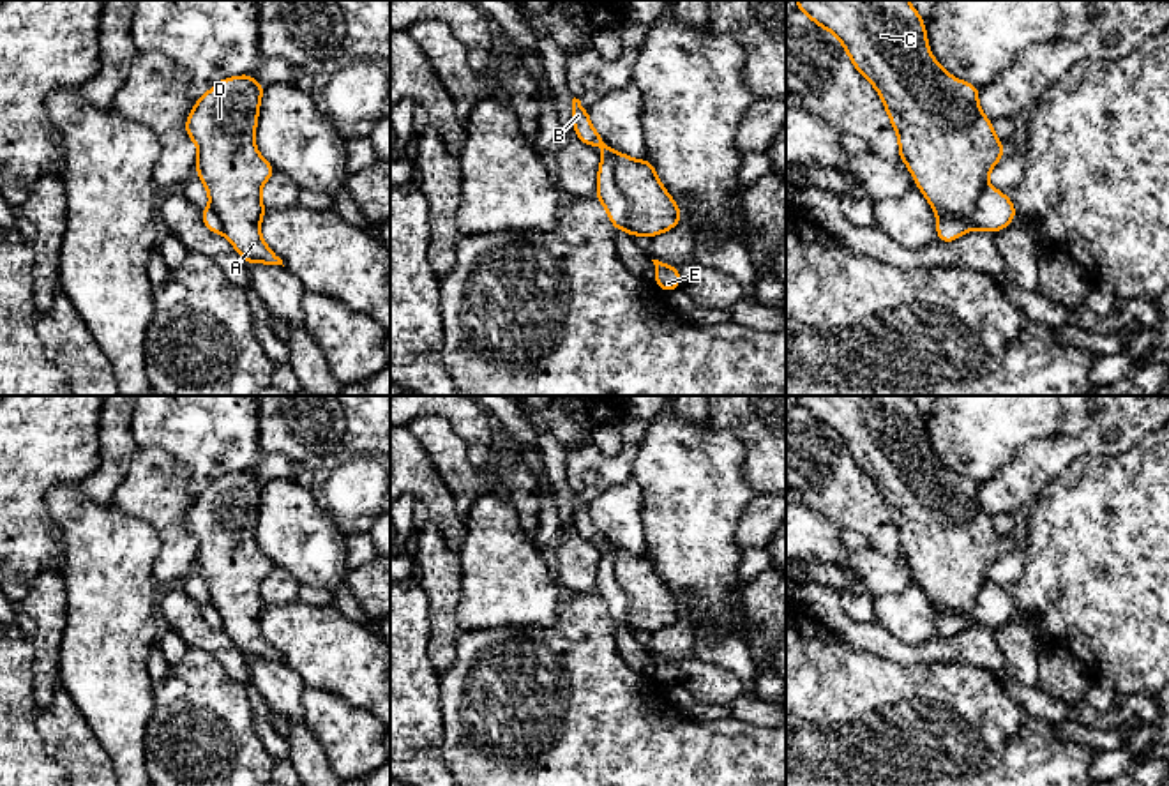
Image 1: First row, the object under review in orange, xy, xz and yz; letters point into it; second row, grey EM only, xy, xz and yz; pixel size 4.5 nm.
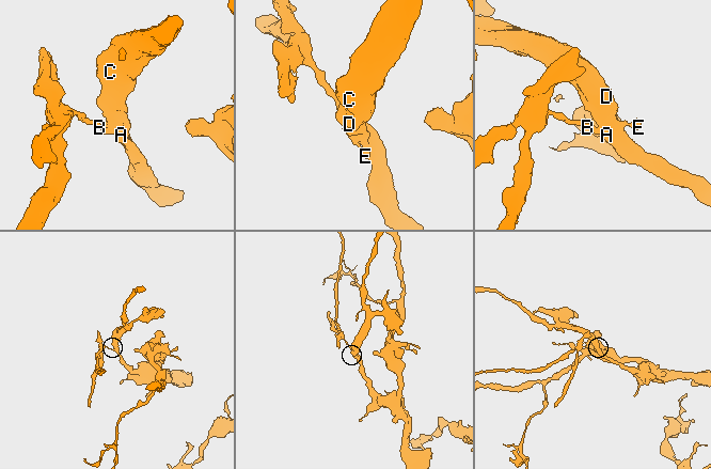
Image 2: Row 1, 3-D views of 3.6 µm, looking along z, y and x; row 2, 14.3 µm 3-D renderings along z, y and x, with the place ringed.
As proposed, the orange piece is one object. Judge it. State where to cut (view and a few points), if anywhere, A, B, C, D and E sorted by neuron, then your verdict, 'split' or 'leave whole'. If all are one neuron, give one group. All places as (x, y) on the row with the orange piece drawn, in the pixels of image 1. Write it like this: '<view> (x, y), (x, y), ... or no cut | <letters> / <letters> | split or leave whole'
xz (617, 154), (615, 186), (627, 202), (627, 226), (636, 235) | A C D / B E | split

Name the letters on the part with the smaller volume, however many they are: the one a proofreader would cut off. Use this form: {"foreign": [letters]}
{"foreign": ["B", "E"]}

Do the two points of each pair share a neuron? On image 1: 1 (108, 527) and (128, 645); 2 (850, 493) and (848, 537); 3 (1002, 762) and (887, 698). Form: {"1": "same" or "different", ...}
{"1": "same", "2": "different", "3": "same"}

